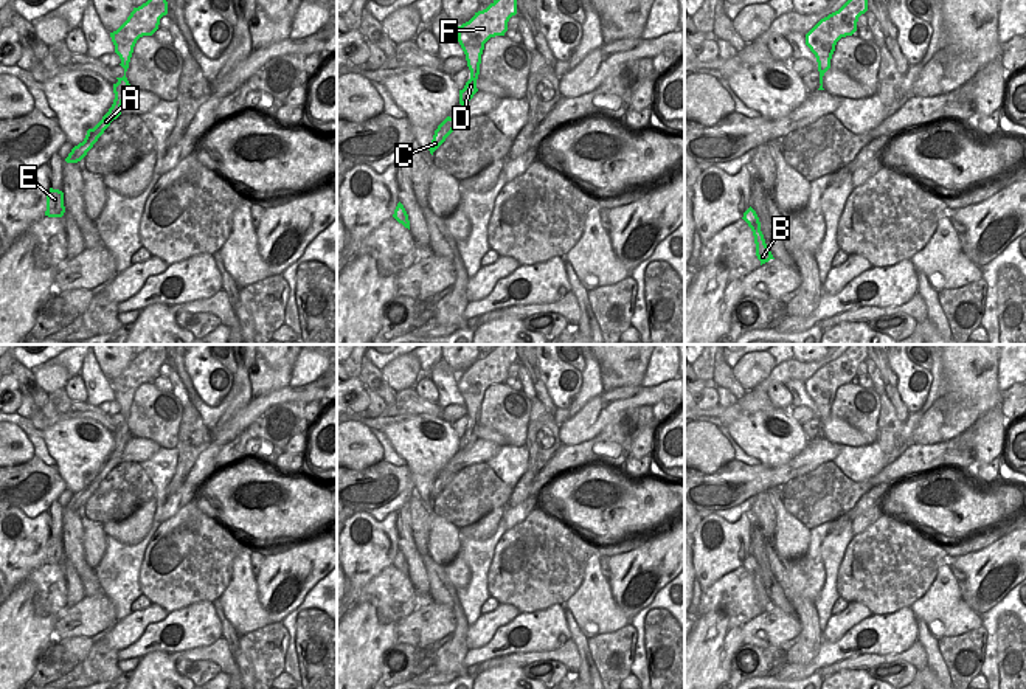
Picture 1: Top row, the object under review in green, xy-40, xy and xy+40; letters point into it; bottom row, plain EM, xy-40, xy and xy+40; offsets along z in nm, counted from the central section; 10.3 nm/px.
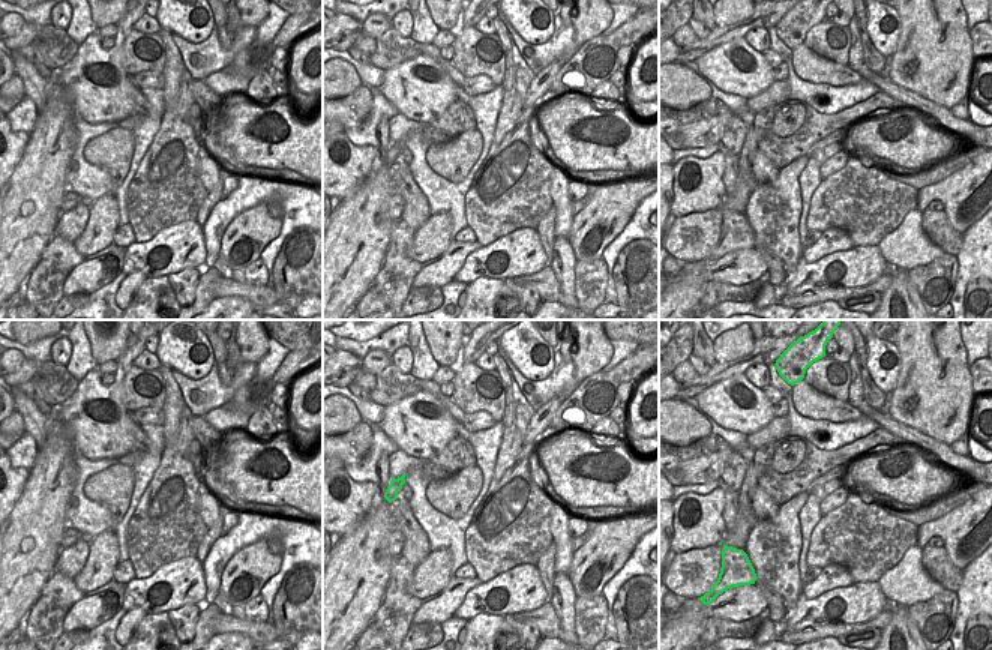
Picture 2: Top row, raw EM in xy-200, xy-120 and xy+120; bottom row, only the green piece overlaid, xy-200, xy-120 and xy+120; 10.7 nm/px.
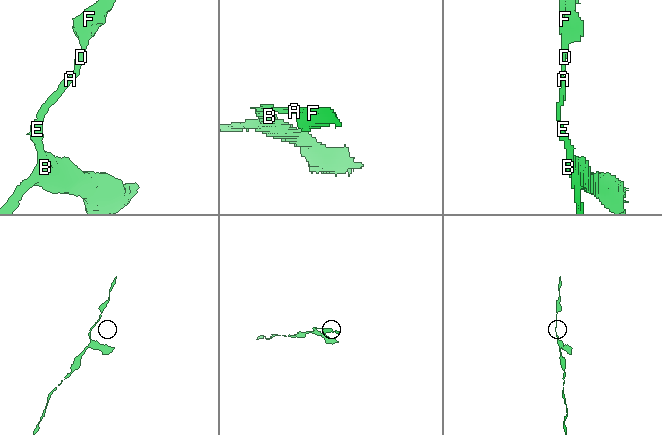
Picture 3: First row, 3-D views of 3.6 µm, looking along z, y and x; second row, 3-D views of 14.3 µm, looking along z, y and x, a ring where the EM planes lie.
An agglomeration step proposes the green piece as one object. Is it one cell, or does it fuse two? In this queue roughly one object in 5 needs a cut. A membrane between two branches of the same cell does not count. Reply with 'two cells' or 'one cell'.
one cell

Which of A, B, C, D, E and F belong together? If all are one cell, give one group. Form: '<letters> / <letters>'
A B C D E F

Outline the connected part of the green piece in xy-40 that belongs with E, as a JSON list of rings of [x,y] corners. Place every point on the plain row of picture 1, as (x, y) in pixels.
[[[50,535],[47,542],[47,559],[45,563],[48,565],[62,565],[65,560],[64,554],[64,540],[59,537]]]

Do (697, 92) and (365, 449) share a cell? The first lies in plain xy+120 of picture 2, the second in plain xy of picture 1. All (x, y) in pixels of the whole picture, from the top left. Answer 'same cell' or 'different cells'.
same cell

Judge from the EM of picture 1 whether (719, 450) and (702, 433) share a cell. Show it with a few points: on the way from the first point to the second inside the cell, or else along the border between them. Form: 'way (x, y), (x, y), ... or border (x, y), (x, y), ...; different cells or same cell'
way (714, 446), (707, 438); same cell

